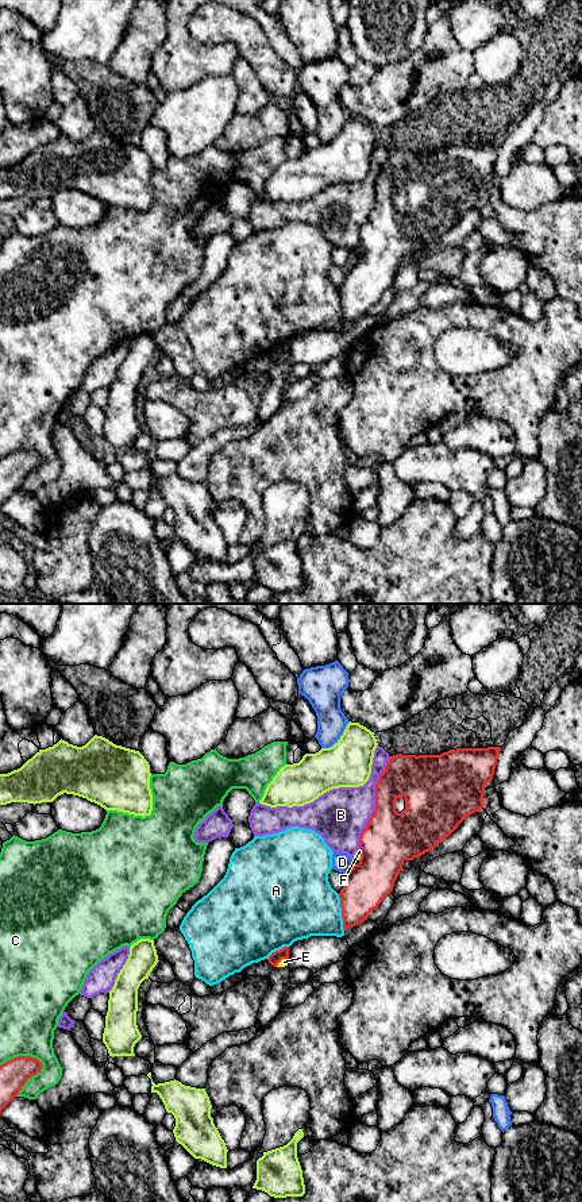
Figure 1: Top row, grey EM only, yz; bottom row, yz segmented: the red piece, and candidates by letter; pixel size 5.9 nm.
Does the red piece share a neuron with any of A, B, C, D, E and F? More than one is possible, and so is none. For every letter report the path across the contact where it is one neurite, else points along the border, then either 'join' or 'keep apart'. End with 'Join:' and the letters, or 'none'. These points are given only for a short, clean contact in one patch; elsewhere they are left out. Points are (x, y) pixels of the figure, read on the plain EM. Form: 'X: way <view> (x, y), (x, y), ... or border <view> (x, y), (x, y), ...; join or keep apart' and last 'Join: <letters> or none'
A: keep apart
B: keep apart
C: keep apart
D: keep apart
E: border yz (288, 353), (284, 353), (276, 361); keep apart
F: keep apart
Join: none

